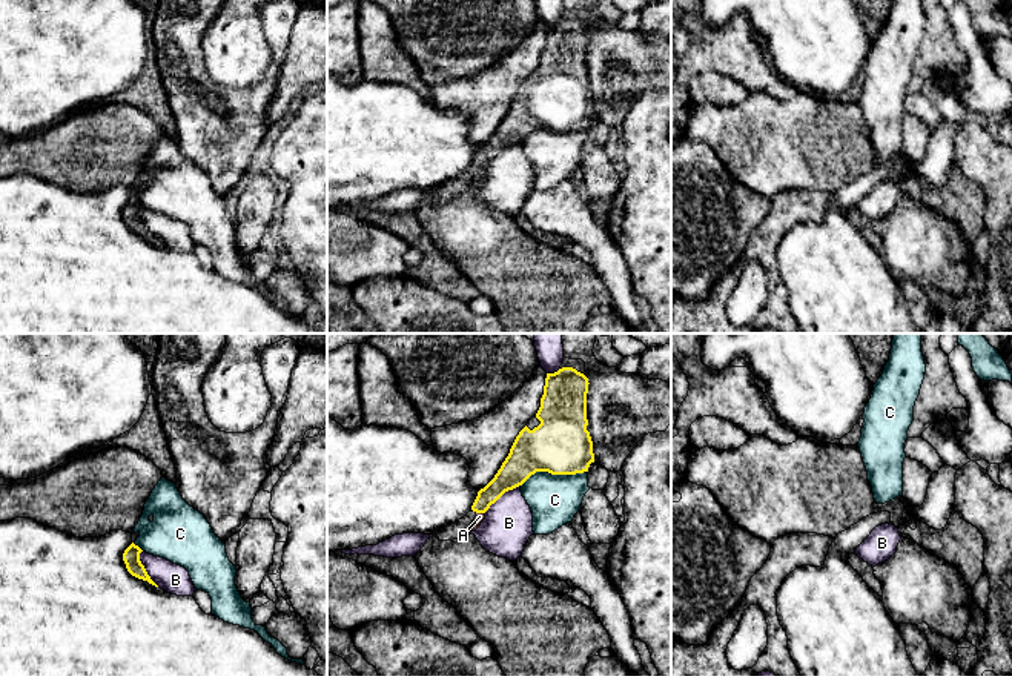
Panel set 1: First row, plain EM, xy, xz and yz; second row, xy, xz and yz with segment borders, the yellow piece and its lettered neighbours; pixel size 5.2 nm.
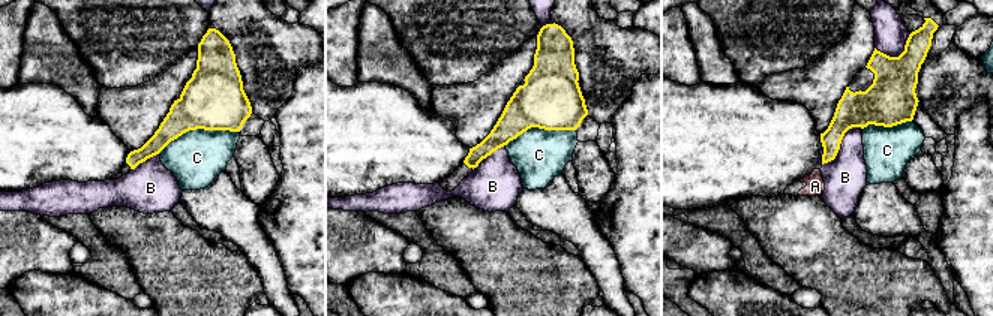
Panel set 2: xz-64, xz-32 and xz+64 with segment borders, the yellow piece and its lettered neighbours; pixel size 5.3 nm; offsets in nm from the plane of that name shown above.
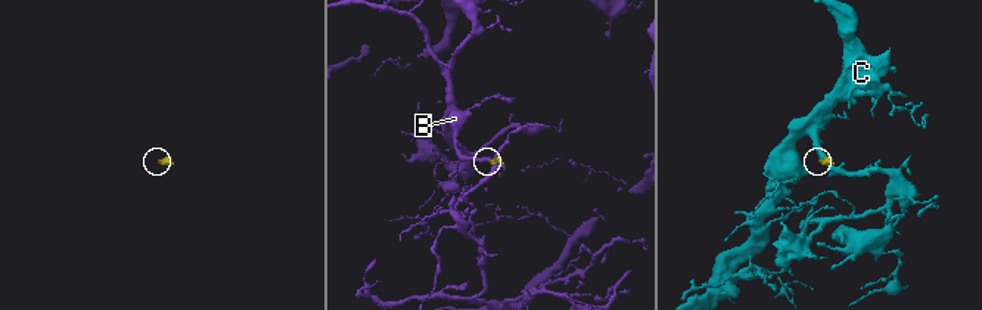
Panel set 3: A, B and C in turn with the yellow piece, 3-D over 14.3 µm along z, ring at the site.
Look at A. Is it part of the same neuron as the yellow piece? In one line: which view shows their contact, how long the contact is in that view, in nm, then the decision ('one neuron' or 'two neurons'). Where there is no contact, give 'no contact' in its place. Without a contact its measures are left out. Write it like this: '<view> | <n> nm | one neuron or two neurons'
xz | 50 nm | one neuron

